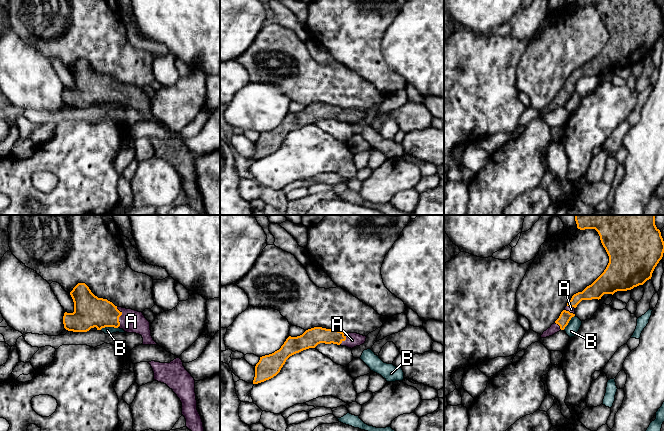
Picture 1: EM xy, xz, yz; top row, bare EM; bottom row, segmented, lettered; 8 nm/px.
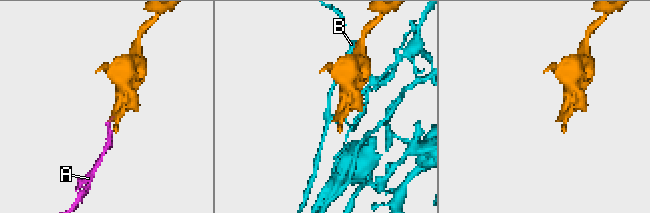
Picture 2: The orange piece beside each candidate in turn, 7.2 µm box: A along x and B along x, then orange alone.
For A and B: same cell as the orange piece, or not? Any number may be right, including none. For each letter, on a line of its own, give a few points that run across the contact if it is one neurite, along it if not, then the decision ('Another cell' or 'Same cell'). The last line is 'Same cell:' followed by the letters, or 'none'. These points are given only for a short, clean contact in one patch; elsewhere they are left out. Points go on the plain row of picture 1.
A: Line: xy (90, 87), (119, 92), (131, 97). Same cell
B: Line: xy (118, 102), (102, 103), (100, 105). Another cell
Same cell: A

